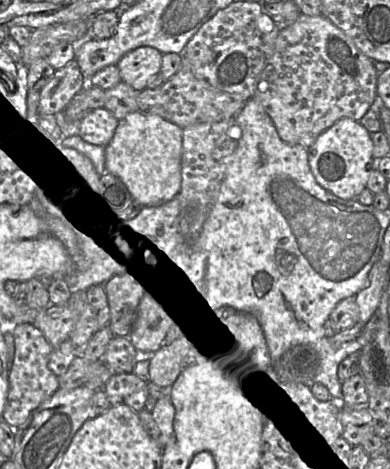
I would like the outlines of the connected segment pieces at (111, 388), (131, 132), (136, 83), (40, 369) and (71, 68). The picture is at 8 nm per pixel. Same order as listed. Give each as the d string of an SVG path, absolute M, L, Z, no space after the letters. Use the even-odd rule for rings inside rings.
M134 372L112 374L102 389L112 406L124 404L138 413L148 398L148 382Z
M131 112L119 120L113 138L104 147L106 172L119 178L129 191L133 202L141 208L163 205L177 196L181 189L182 129L158 115Z
M138 47L127 52L116 64L121 82L136 91L146 88L148 81L160 73L162 53L152 47Z
M28 323L18 324L13 331L13 338L15 353L8 372L9 388L1 418L17 429L26 422L32 411L60 388L60 383L48 367L53 347L40 329Z
M73 59L55 71L52 79L37 93L37 112L53 117L62 112L83 88L83 76L78 62Z

